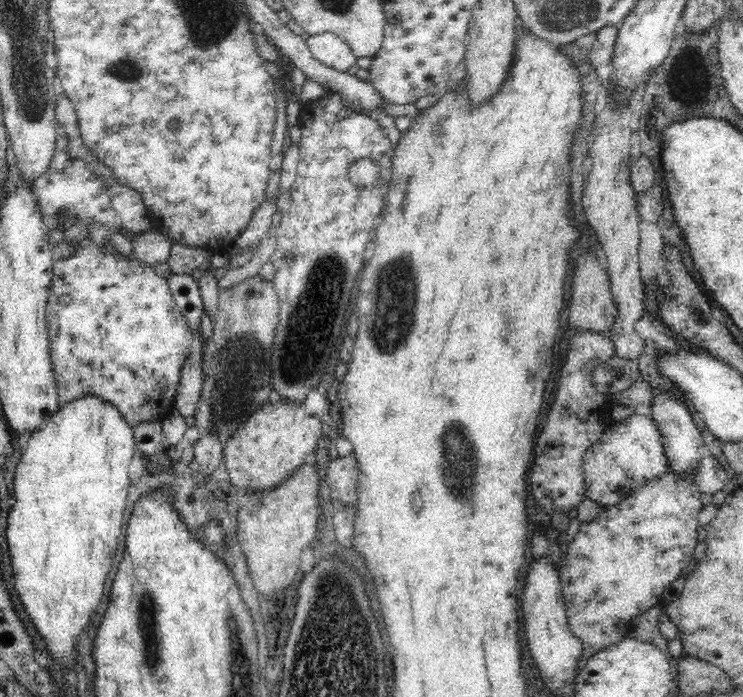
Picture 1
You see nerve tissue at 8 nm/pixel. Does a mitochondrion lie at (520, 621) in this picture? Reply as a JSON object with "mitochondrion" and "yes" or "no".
{"mitochondrion":"no"}

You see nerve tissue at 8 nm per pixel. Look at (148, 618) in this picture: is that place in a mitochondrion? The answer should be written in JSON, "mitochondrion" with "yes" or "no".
{"mitochondrion":"yes"}

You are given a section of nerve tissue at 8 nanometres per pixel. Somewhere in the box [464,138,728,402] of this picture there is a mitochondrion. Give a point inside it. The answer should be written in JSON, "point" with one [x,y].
{"point":[701,316]}

